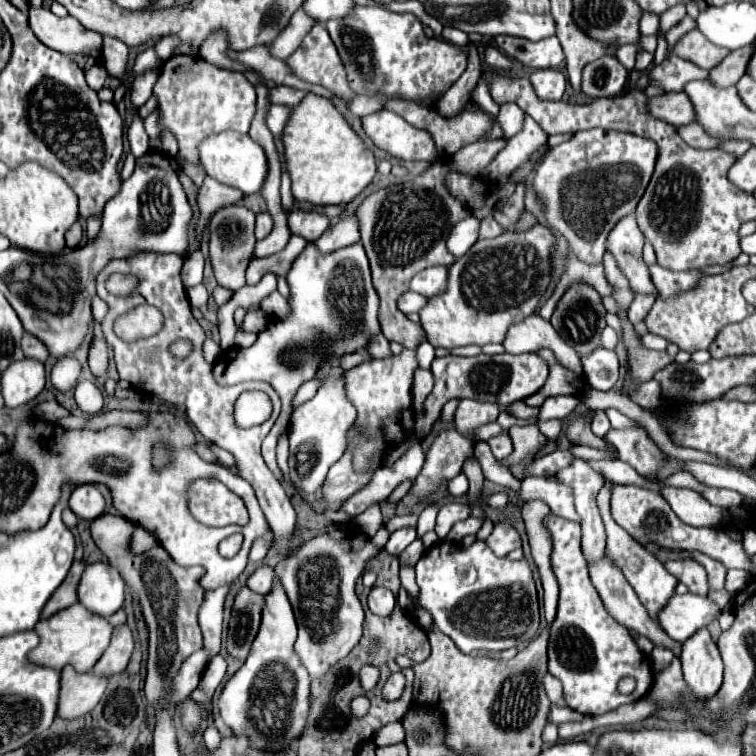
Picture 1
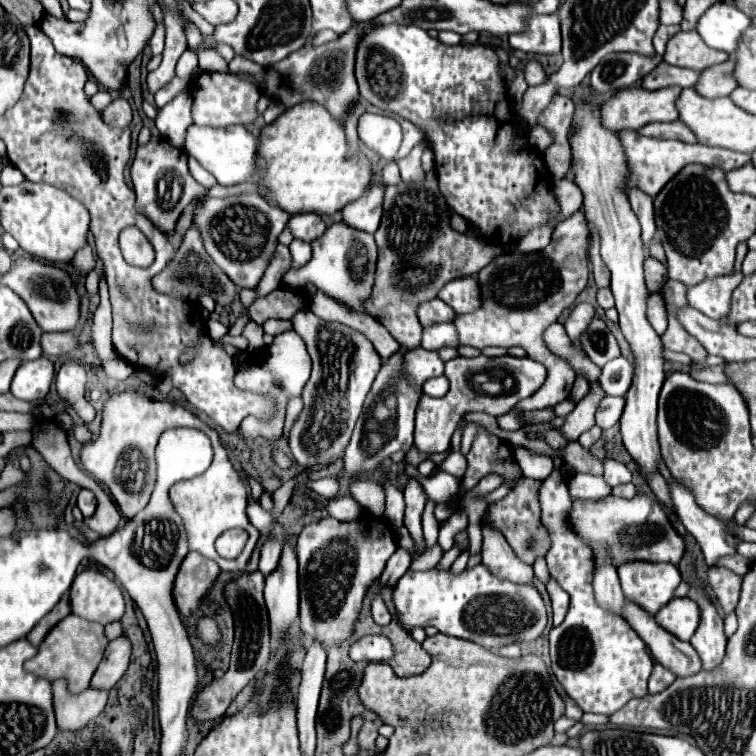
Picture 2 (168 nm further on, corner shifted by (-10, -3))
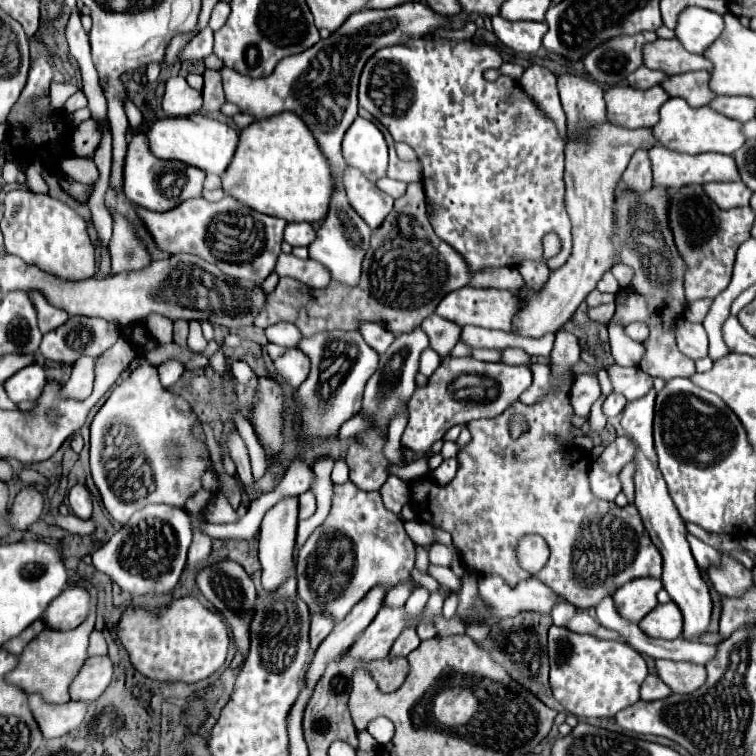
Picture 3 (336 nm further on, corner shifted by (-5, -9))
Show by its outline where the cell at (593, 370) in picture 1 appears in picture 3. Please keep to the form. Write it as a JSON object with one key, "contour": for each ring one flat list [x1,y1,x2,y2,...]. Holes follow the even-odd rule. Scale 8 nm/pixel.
{"contour":[[611,366,609,378,613,382,613,388,621,394,625,394,627,400,637,400,645,396,653,388,653,378,645,374,641,368,621,368,621,366]]}

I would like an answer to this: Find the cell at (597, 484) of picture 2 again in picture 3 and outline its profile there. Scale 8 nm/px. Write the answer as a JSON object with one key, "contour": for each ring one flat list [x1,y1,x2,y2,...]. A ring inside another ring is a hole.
{"contour":[[593,464,593,468,591,468,591,490,597,498,615,500,615,496,621,492,619,474,609,474,599,464]]}

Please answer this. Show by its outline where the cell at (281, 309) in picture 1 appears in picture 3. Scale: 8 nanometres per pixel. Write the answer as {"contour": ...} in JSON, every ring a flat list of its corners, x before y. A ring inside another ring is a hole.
{"contour":[[321,332,313,338,303,338,299,348,311,358,311,374,297,390,297,400,303,406,301,426,309,442,335,436,343,422,361,410,365,382,377,370,379,354,363,340,359,332]]}

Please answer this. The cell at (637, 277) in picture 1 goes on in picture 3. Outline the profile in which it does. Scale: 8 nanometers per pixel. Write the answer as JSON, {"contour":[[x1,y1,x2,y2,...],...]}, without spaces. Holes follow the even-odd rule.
{"contour":[[639,148,631,160,629,166,623,174,623,182,635,192,635,194,643,194,653,186,653,176,651,176,651,162,649,162,649,154,647,148]]}

